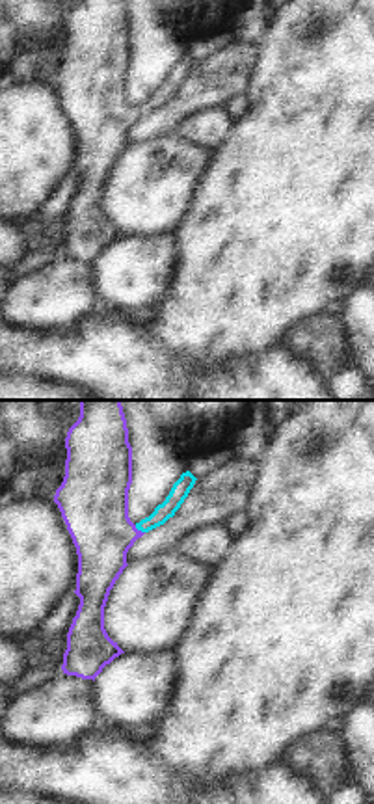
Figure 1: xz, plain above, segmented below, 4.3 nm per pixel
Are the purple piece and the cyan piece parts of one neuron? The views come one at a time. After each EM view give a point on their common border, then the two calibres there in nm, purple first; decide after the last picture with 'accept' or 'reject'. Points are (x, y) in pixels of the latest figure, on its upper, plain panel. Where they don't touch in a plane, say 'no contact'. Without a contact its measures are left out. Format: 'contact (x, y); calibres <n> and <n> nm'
contact (140, 114); calibres 300 and 80 nm

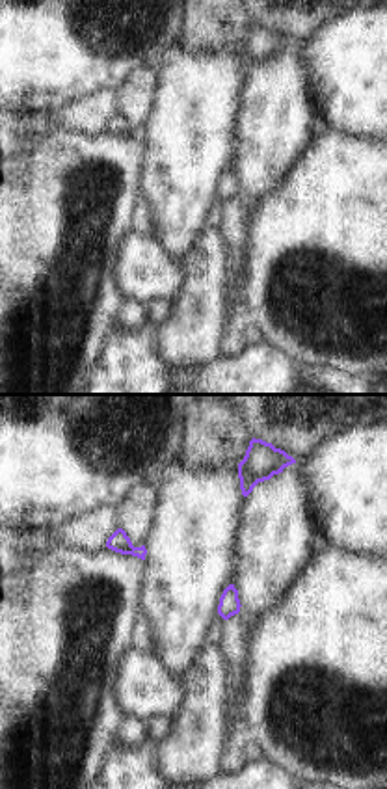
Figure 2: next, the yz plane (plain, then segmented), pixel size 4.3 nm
no contact

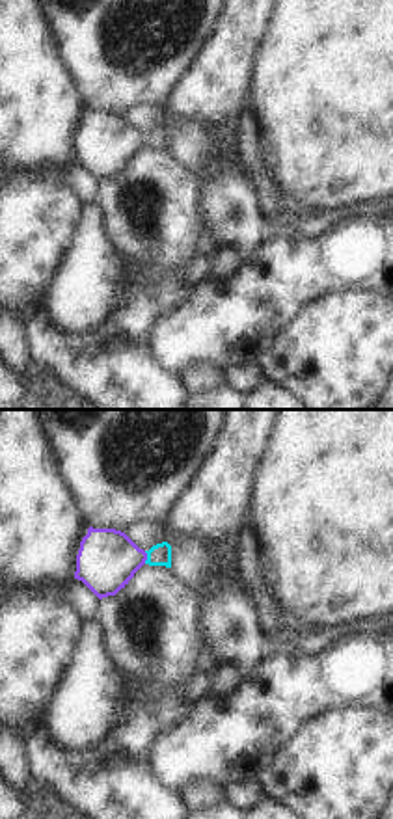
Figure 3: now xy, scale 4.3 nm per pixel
contact (146, 140); calibres 260 and 100 nm

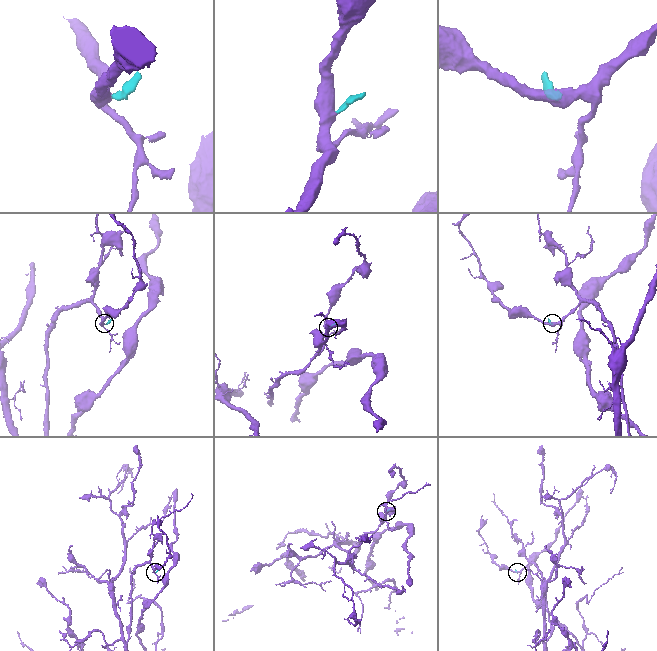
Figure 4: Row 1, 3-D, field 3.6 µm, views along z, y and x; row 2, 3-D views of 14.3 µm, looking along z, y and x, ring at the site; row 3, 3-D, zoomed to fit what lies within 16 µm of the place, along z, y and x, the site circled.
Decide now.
accept

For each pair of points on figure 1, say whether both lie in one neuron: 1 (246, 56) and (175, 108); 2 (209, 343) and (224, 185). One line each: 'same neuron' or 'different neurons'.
1: same neuron
2: same neuron

